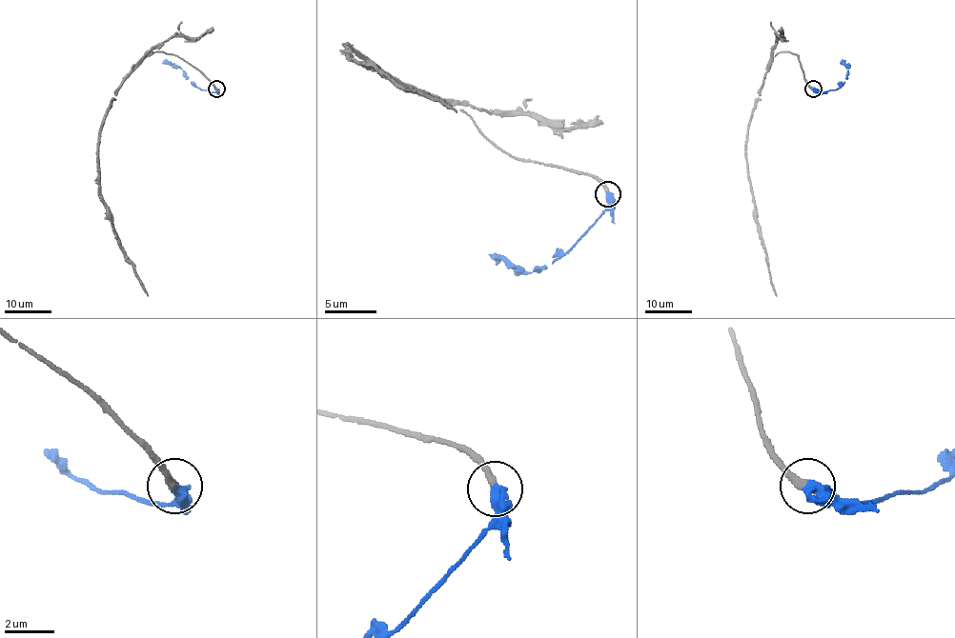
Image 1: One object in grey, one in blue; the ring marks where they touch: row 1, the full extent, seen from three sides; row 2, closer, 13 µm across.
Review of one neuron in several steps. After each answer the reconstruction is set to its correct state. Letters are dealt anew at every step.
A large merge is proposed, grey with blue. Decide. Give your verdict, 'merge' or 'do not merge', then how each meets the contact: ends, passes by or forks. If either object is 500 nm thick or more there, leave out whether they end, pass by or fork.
merge

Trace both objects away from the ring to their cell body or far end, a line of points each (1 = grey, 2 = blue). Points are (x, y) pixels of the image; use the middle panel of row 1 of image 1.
1: (607, 194), (586, 173), (498, 150), (455, 104), (402, 83), (348, 44), (354, 60), (457, 111)
2: (607, 194), (604, 212), (553, 264), (517, 271), (501, 259), (488, 253)

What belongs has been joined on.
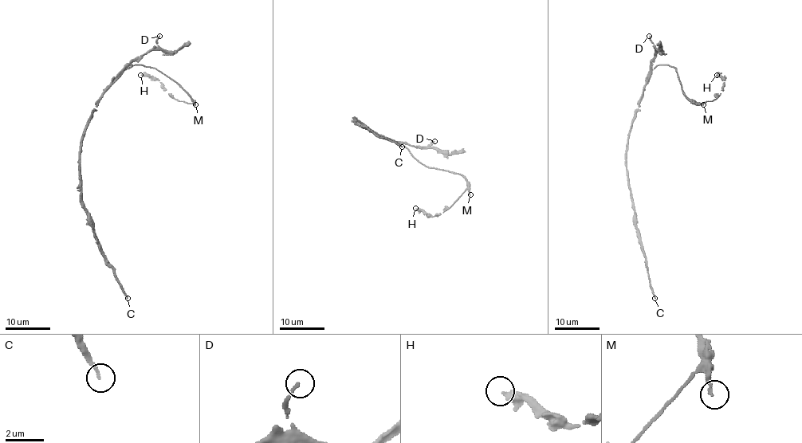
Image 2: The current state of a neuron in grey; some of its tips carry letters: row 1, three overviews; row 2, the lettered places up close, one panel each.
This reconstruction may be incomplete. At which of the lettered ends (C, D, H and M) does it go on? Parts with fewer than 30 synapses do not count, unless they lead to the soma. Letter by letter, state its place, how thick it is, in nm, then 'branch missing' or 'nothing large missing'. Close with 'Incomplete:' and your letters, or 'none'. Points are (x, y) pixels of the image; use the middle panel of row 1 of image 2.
C: (402, 147) | 150 nm | nothing large missing
D: (434, 141) | 150 nm | branch missing
H: (415, 208) | 240 nm | nothing large missing
M: (470, 194) | 180 nm | nothing large missing
Incomplete: D

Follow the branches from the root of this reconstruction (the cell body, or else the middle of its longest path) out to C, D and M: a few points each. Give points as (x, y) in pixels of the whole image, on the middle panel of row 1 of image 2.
C: (373, 131), (355, 117), (358, 125), (402, 147)
D: (373, 131), (390, 139), (415, 147), (432, 147), (431, 143), (434, 141)
M: (373, 131), (402, 143), (414, 158), (427, 166), (461, 174), (467, 181), (470, 194)

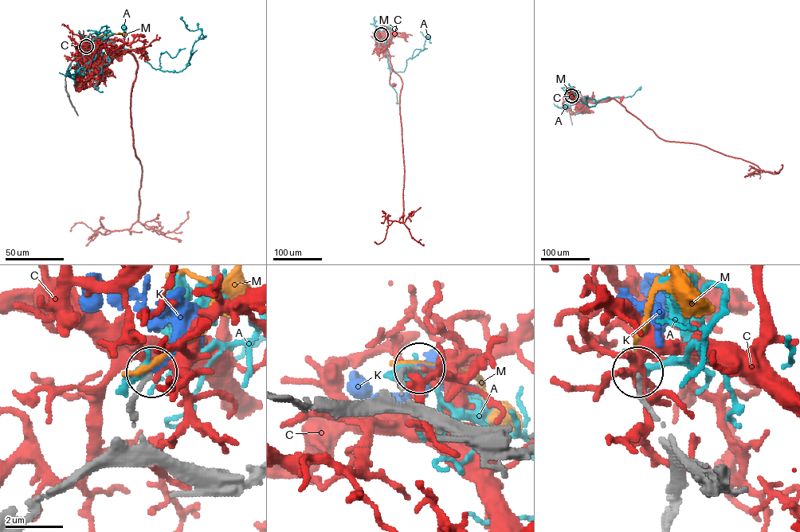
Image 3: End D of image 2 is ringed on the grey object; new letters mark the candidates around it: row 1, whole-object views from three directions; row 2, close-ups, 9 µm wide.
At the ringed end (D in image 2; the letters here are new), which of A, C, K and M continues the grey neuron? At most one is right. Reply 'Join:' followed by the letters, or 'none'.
Join: K

